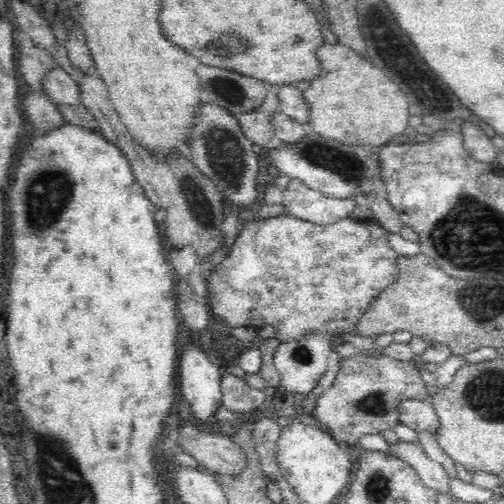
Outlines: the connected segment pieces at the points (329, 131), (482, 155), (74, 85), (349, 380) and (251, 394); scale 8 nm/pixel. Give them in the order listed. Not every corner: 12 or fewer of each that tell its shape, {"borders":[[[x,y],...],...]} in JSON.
{"borders":[[[348,45],[316,49],[312,133],[379,149],[408,128],[400,88]],[[472,121],[461,122],[463,148],[478,163],[494,163],[497,149]],[[50,69],[45,94],[57,104],[76,106],[81,85],[66,70]],[[344,358],[312,416],[338,442],[396,432],[428,398],[414,362]],[[223,372],[224,408],[248,414],[266,400],[264,389]]]}

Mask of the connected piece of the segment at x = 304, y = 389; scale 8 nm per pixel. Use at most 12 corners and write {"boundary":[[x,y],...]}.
{"boundary":[[332,337],[282,342],[273,361],[288,391],[310,394],[326,374]]}

